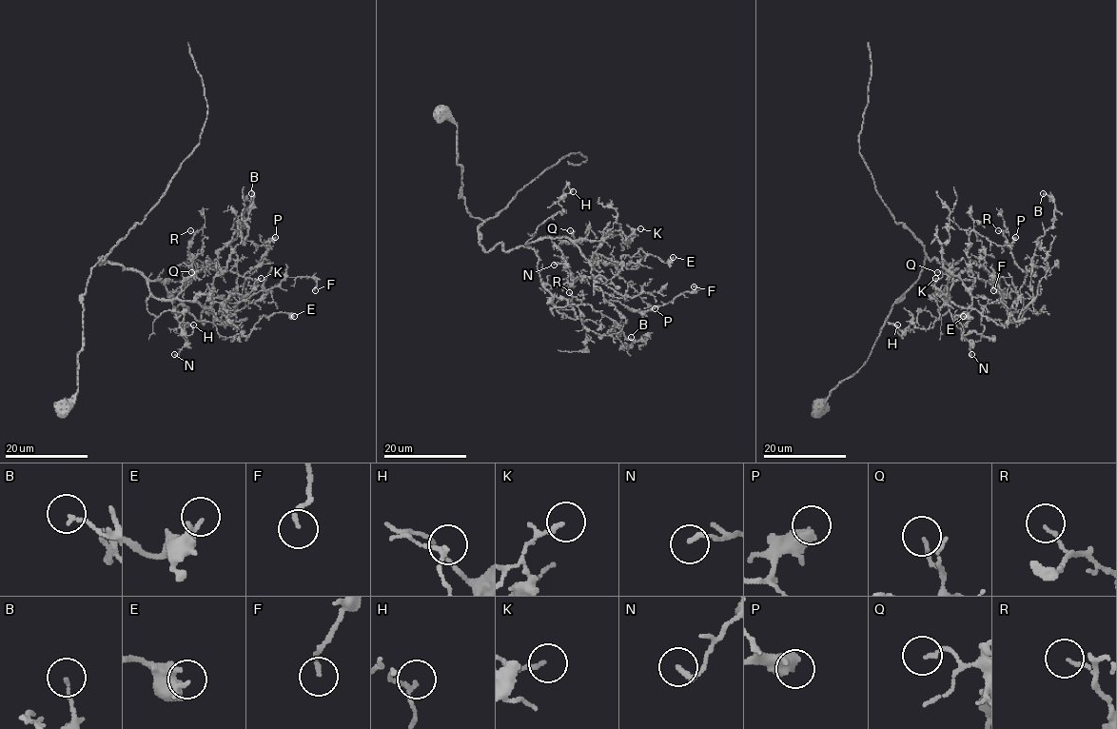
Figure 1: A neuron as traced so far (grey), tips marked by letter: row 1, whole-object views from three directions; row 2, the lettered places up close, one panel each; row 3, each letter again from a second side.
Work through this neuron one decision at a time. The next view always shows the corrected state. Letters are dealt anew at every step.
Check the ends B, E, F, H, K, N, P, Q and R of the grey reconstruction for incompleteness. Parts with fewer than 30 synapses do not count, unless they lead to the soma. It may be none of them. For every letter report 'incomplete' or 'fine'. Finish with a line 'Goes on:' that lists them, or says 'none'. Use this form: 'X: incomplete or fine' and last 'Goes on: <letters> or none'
B: fine
E: fine
F: fine
H: fine
K: fine
N: fine
P: fine
Q: fine
R: fine
Goes on: none

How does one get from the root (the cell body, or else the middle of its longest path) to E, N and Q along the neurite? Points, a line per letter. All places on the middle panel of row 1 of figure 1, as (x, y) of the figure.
E: (443, 113), (457, 127), (461, 196), (483, 221), (486, 251), (567, 237), (608, 280), (641, 248), (673, 257)
N: (443, 113), (457, 127), (461, 196), (483, 221), (479, 243), (510, 251), (550, 238), (565, 262), (554, 265)
Q: (443, 113), (457, 127), (461, 196), (483, 221), (486, 251), (545, 237), (571, 242), (570, 230)

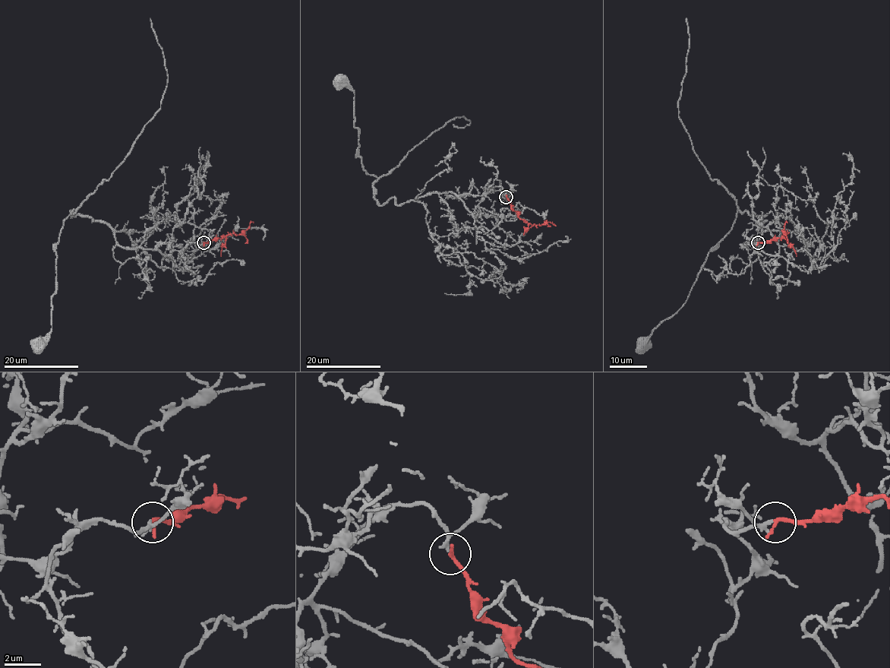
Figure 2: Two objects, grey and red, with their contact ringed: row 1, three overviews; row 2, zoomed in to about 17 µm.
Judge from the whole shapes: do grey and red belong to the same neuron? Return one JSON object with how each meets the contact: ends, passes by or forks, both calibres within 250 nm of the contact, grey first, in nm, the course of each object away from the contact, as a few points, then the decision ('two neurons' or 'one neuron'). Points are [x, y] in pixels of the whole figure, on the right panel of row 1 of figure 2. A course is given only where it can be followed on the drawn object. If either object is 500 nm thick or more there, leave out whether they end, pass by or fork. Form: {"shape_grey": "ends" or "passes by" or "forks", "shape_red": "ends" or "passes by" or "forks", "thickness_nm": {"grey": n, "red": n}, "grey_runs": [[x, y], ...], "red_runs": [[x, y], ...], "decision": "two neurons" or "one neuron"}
{"shape_grey": "passes by", "shape_red": "ends", "thickness_nm": {"grey": 160, "red": 240}, "grey_runs": [[757, 243], [748, 244], [757, 250], [766, 222], [759, 216], [766, 215], [739, 210], [686, 302], [643, 344]], "red_runs": [[758, 243], [781, 239], [786, 235], [783, 230], [784, 223], [787, 223]], "decision": "one neuron"}

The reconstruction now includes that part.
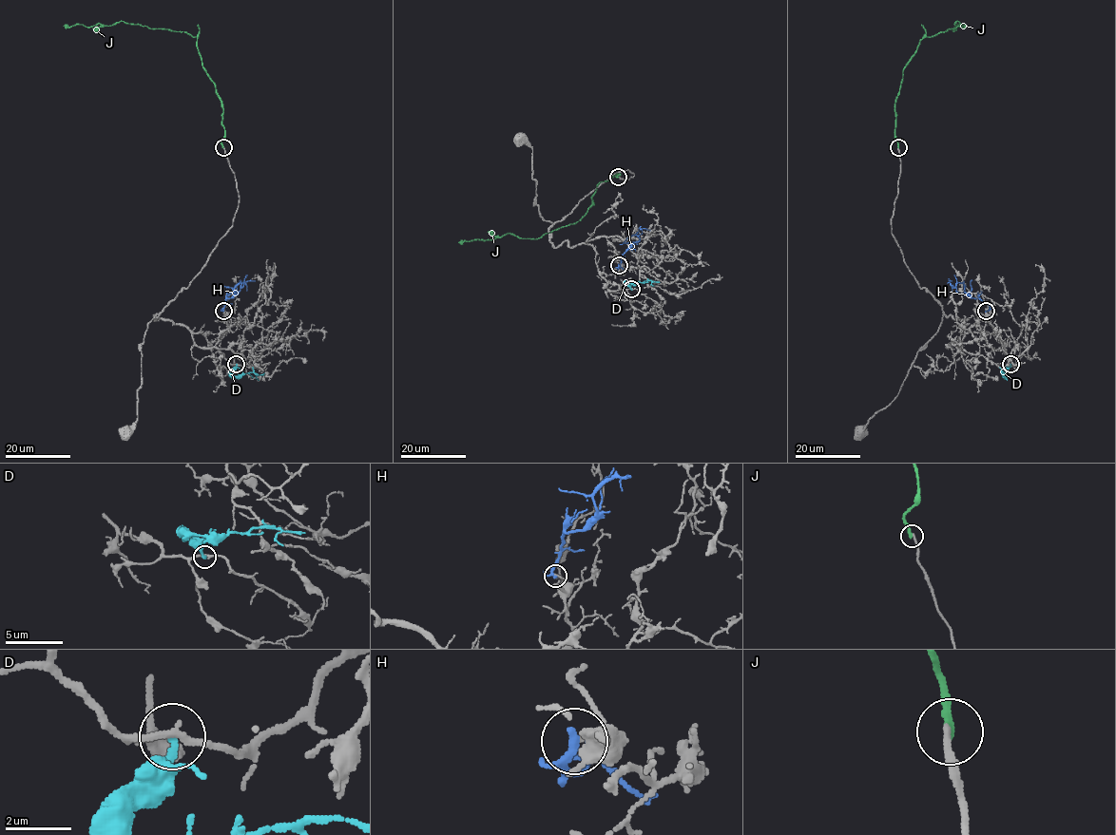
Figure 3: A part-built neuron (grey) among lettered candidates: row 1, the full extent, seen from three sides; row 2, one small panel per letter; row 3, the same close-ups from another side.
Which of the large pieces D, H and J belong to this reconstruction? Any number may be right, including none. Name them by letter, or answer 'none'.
none

